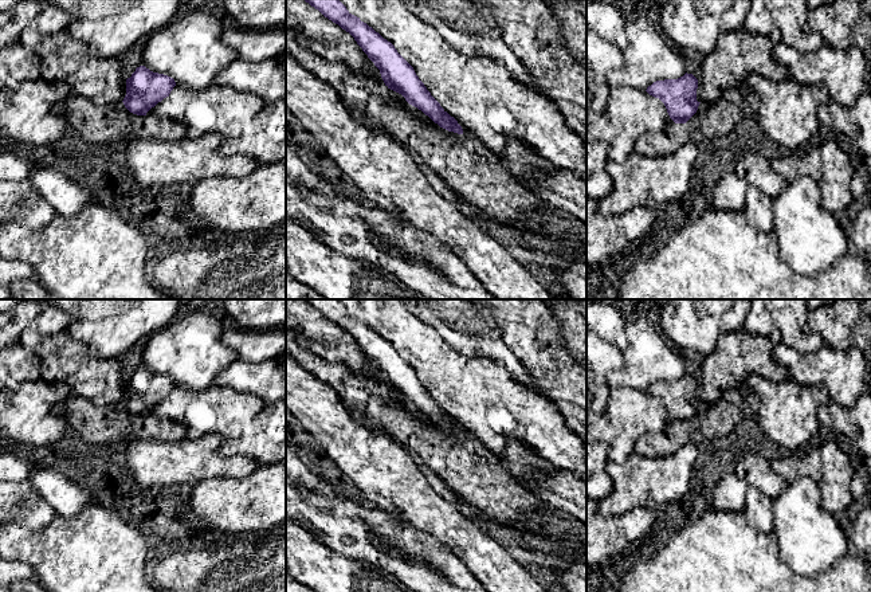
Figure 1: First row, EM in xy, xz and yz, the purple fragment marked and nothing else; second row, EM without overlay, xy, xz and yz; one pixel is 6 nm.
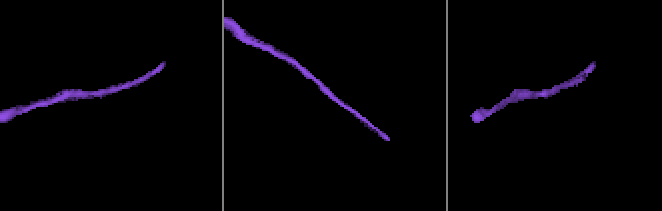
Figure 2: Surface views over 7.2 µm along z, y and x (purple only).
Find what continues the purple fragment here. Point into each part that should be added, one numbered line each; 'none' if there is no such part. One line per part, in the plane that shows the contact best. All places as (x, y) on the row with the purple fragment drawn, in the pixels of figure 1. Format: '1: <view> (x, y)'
none

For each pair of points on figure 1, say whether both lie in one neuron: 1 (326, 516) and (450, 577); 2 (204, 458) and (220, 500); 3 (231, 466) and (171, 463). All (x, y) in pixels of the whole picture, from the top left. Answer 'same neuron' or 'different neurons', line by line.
1: same neuron
2: different neurons
3: same neuron

